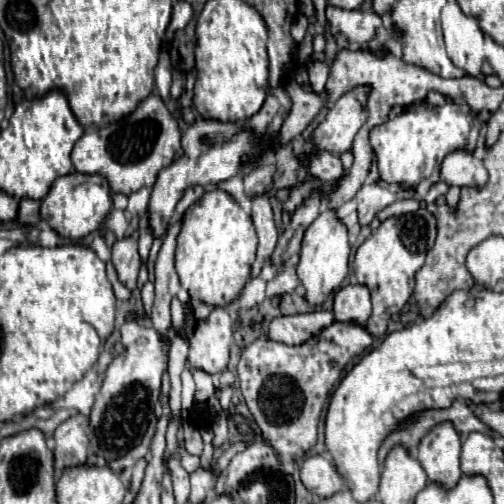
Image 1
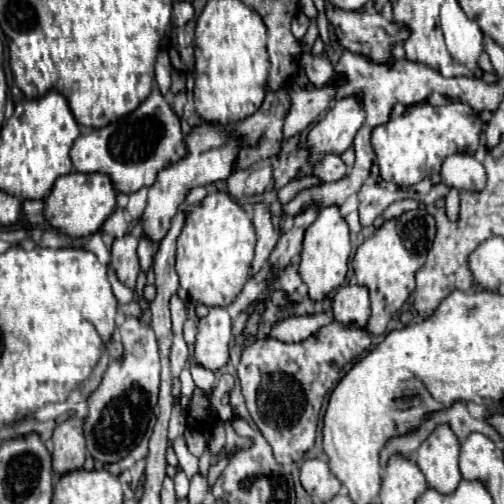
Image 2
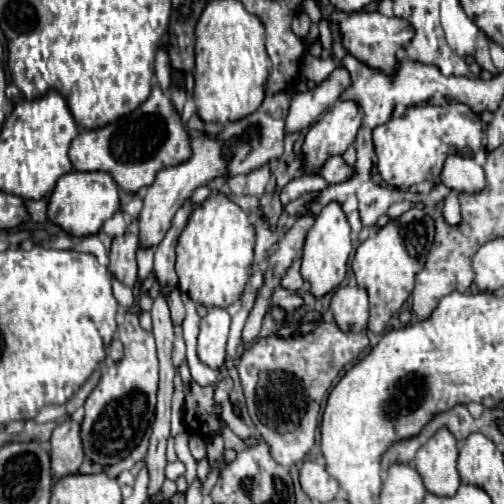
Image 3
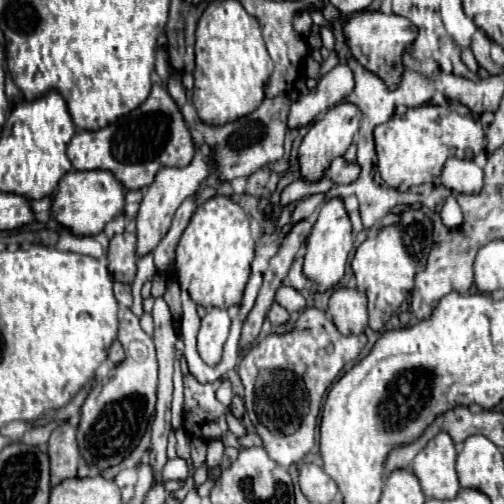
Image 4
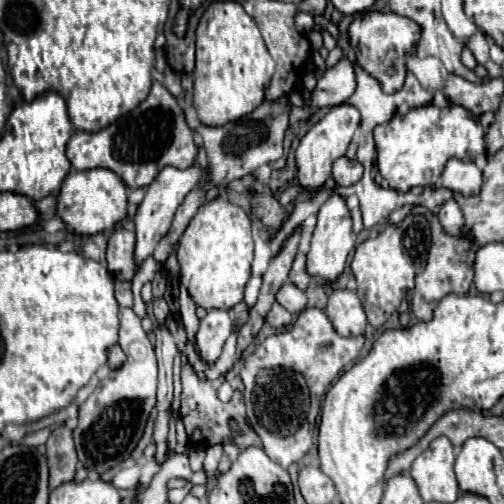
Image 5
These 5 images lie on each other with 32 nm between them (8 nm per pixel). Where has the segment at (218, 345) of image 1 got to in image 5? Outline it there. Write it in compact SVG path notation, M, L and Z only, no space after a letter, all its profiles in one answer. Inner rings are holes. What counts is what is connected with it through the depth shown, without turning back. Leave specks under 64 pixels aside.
M208 310L208 314L200 322L200 330L196 334L198 352L206 364L214 364L220 354L226 338L230 336L232 320L226 310Z

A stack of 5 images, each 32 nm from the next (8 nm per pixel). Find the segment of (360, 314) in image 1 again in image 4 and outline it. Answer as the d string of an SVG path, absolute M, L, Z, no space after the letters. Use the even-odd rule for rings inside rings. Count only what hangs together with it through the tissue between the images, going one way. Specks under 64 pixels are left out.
M336 288L328 312L344 334L360 334L368 326L368 302L366 294L356 288Z

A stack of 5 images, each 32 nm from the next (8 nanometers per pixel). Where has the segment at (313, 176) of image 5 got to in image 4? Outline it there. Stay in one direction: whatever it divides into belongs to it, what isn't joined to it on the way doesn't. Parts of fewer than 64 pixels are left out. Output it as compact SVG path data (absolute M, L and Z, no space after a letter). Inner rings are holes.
M338 102L336 106L332 106L324 114L322 120L318 120L308 130L308 134L304 136L304 140L300 144L300 150L298 150L298 162L300 162L300 170L302 170L304 178L308 178L308 180L322 178L330 160L336 158L336 156L344 156L344 152L348 150L348 146L354 140L354 134L360 128L360 118L362 118L362 112L360 112L358 106L354 106L350 102Z

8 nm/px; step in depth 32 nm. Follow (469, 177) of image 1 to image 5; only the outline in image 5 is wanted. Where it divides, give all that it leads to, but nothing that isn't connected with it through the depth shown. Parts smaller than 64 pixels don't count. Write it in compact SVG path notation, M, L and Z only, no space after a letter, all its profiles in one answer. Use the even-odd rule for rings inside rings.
M450 158L442 172L442 184L452 192L474 196L482 188L482 170L474 162Z

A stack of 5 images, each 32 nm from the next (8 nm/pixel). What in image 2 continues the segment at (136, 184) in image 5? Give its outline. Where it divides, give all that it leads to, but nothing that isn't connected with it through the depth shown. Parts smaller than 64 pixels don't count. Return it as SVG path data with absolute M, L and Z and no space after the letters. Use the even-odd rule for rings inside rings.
M158 88L128 116L104 128L86 128L72 146L70 158L78 172L100 172L112 180L116 192L132 194L142 186L152 186L156 174L184 156L184 140L178 116L172 112Z

